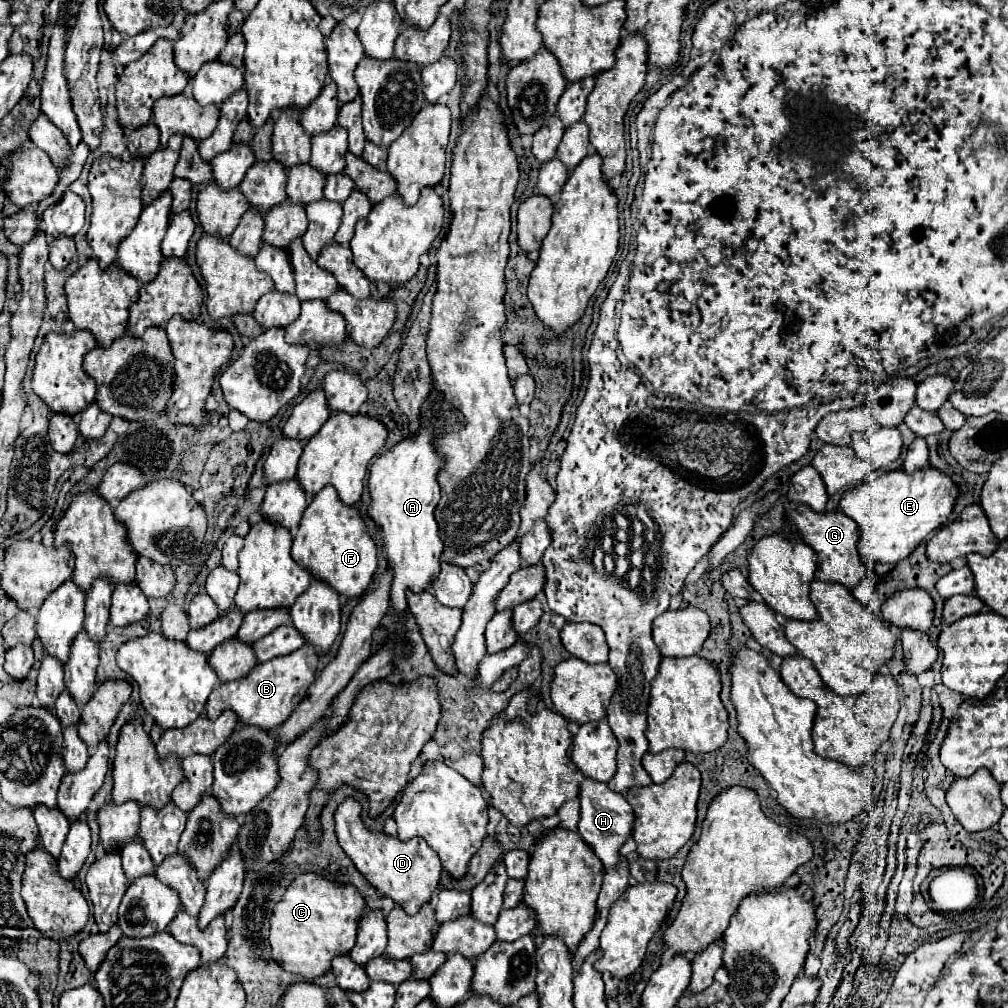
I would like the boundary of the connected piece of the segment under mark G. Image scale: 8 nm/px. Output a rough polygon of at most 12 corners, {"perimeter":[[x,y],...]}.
{"perimeter":[[798,505],[788,519],[816,551],[816,579],[850,591],[870,573],[858,525]]}

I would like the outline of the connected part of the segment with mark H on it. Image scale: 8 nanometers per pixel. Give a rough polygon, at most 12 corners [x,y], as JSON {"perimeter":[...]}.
{"perimeter":[[580,783],[580,837],[606,869],[622,861],[636,815],[606,783]]}

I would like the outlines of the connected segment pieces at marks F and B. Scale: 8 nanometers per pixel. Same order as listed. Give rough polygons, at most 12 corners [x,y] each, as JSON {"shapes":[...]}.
{"shapes":[[[334,487],[306,507],[292,557],[358,597],[378,547]],[[312,647],[218,685],[206,715],[232,709],[272,729],[316,679]]]}

